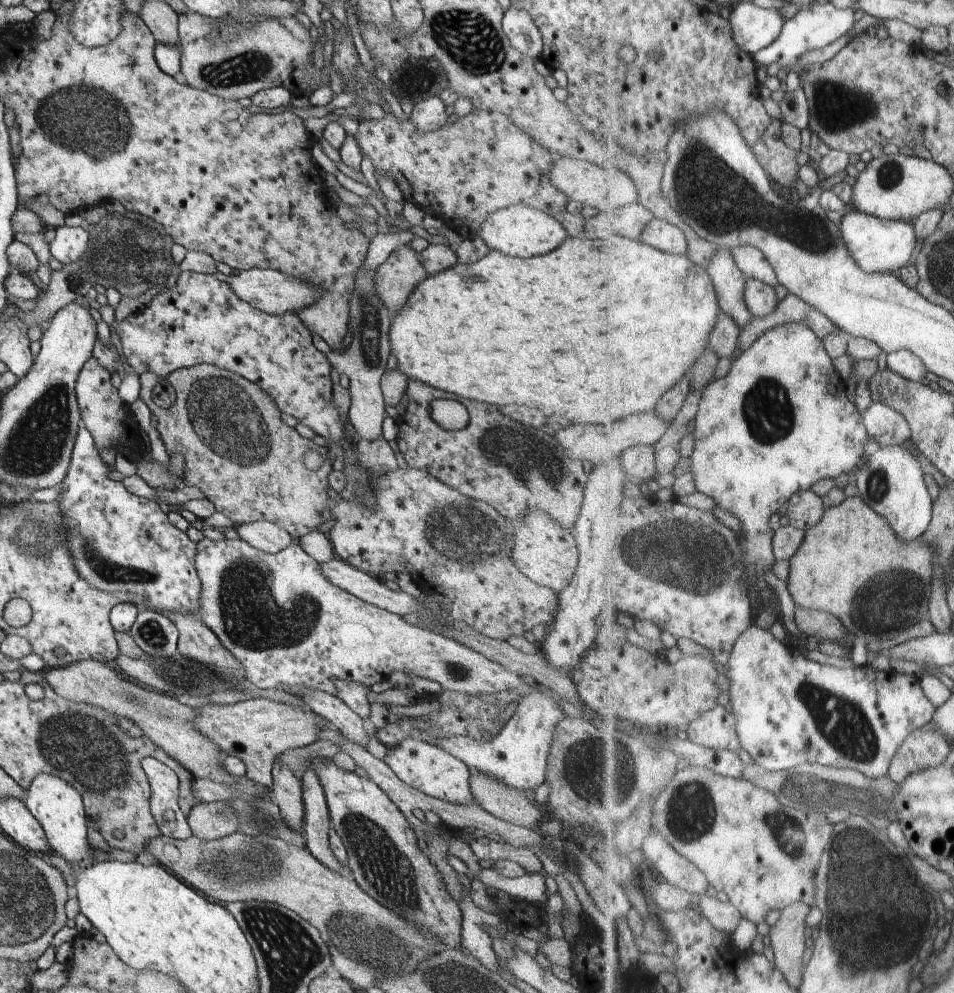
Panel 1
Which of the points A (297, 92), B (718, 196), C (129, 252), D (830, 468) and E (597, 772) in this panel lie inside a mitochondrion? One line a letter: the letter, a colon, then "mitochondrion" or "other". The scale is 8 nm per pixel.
A: other
B: mitochondrion
C: mitochondrion
D: other
E: mitochondrion

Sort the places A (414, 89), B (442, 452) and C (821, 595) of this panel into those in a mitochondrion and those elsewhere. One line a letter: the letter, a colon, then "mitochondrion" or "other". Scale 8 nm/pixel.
A: other
B: other
C: other

